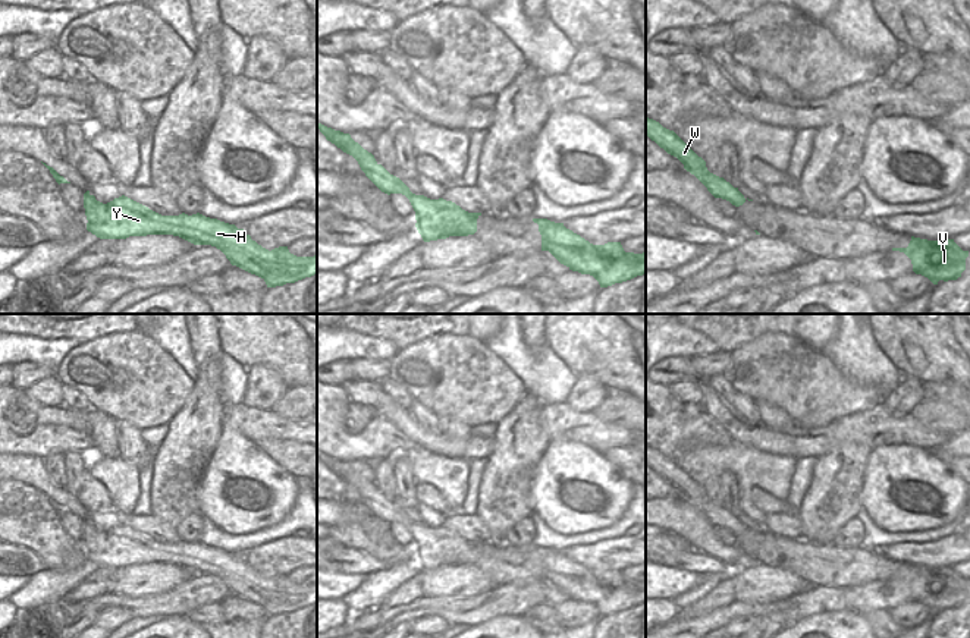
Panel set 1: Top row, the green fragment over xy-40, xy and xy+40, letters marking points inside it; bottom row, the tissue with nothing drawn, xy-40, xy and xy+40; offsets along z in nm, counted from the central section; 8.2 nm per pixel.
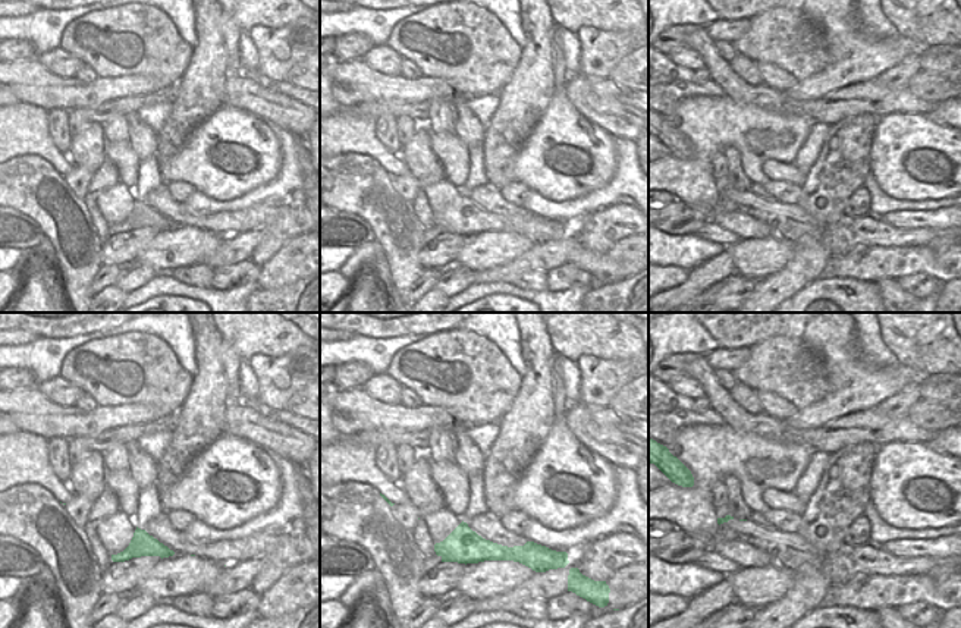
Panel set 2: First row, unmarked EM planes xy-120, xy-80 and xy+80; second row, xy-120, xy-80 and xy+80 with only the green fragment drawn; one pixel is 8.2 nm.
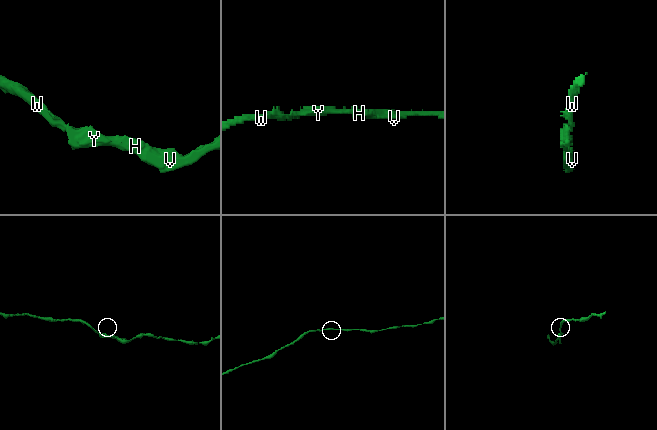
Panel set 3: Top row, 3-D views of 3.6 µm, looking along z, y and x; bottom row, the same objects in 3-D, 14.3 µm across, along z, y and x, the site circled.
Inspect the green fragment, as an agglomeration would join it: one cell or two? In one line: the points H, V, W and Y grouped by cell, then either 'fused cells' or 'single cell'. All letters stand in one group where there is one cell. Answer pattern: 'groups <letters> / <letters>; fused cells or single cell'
groups H V W Y; single cell

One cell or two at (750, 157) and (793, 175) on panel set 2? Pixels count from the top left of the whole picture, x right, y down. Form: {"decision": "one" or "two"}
{"decision": "two"}

